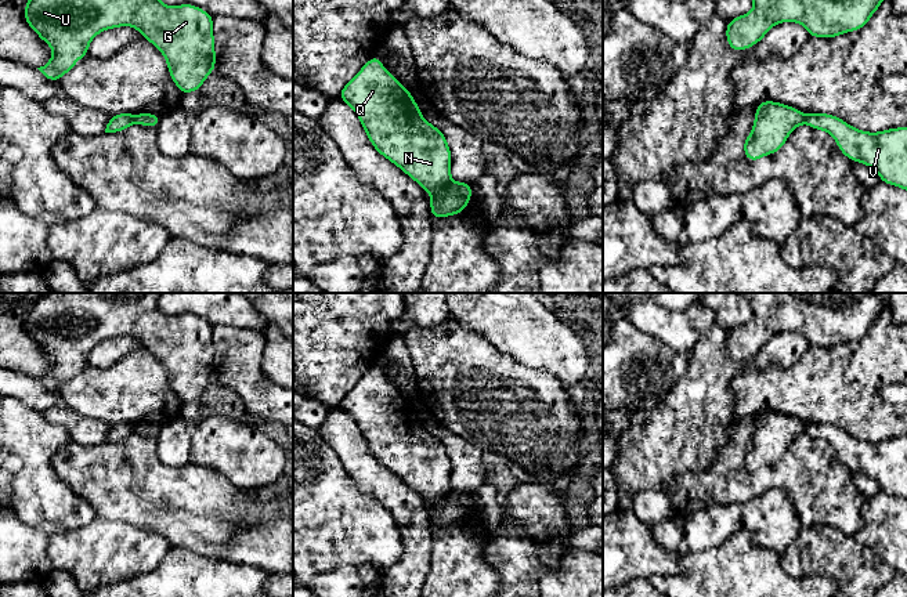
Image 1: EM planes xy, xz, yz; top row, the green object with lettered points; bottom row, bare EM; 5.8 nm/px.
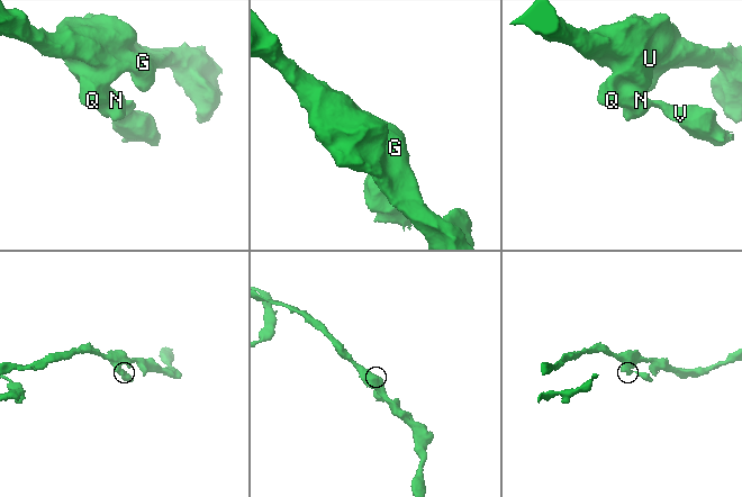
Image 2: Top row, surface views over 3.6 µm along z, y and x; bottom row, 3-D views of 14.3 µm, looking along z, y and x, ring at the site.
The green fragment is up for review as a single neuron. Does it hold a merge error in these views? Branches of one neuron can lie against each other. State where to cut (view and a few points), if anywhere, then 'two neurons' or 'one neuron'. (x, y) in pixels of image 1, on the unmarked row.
cut xz (451, 489), (432, 503); two neurons

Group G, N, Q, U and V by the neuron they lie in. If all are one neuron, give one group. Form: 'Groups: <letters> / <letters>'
Groups: G N Q U / V

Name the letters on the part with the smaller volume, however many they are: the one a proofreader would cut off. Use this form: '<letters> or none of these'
V

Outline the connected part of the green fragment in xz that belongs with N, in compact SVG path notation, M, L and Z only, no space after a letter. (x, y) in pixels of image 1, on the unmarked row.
M376 365L344 394L339 408L357 423L373 457L427 503L433 503L452 491L452 463L445 445L422 426L412 402L383 376Z

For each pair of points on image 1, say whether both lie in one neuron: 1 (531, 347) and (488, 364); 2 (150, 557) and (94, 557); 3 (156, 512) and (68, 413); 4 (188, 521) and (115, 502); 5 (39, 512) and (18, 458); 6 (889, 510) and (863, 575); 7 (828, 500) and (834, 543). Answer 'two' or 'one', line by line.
1: two
2: one
3: two
4: two
5: one
6: two
7: two

